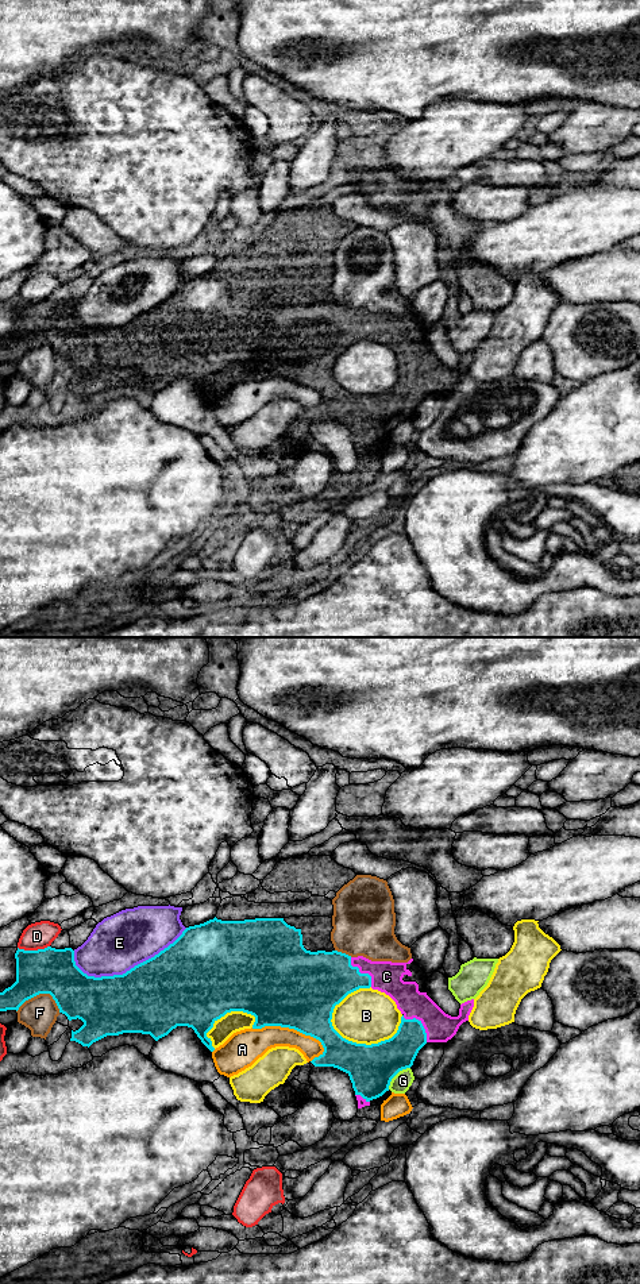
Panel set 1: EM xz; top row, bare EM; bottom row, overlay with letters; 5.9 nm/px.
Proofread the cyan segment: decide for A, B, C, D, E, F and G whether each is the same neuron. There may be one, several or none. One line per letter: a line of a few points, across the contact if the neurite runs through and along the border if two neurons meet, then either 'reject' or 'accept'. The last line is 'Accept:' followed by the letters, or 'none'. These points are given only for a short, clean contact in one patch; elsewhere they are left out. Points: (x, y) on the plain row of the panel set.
A: reject
B: reject
C: accept
D: reject
E: reject
F: reject
G: line xz (409, 419), (400, 423), (392, 431), (388, 440); reject
Accept: C

